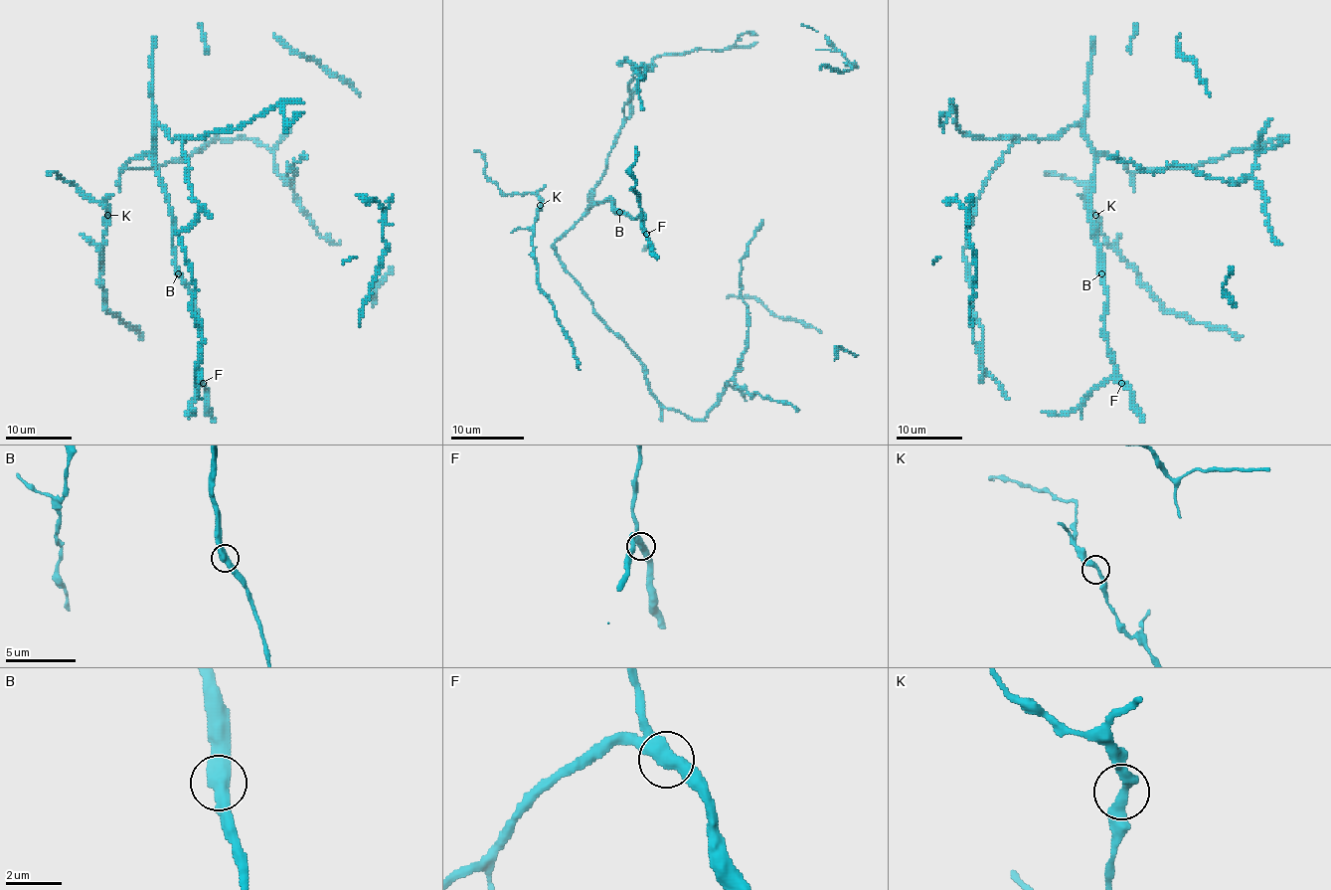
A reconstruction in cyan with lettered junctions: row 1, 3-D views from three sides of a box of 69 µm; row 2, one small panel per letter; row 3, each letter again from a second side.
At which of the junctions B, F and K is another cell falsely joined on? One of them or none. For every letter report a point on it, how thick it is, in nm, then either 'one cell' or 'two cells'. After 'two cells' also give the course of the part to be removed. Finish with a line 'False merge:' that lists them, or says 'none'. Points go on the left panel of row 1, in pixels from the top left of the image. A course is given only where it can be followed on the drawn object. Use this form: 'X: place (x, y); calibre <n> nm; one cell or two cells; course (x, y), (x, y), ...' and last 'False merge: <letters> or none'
B: place (178, 273); calibre 500 nm; one cell
F: place (203, 383); calibre 480 nm; one cell
K: place (107, 215); calibre 320 nm; one cell
False merge: none

